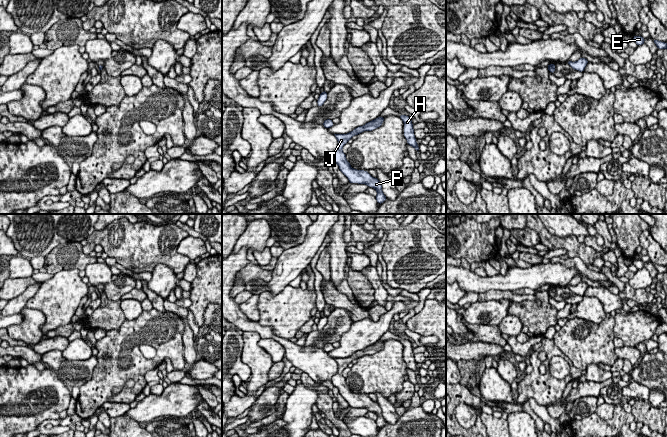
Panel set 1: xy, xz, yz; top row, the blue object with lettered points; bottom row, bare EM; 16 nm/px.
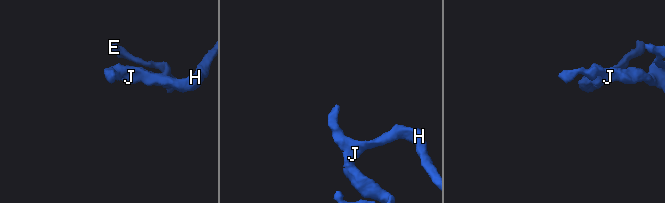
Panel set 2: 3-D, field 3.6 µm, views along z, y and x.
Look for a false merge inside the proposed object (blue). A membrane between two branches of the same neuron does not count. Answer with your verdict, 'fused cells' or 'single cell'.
single cell

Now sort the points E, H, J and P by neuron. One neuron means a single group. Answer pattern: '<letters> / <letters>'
E H J P

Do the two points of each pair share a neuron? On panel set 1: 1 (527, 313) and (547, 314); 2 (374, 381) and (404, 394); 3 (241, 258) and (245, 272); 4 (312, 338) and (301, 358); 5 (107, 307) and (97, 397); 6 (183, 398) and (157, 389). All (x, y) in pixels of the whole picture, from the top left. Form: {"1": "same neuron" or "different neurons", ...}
{"1": "same neuron", "2": "different neurons", "3": "different neurons", "4": "different neurons", "5": "different neurons", "6": "different neurons"}

